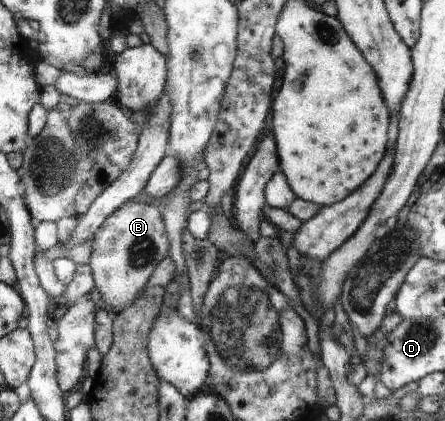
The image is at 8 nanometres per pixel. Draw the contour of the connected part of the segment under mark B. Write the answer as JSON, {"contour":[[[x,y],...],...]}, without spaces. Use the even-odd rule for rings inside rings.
{"contour":[[[156,202],[126,203],[115,210],[95,232],[91,244],[89,265],[95,286],[101,299],[115,310],[112,316],[133,304],[138,292],[148,286],[157,266],[170,250],[164,216],[158,212]]]}

